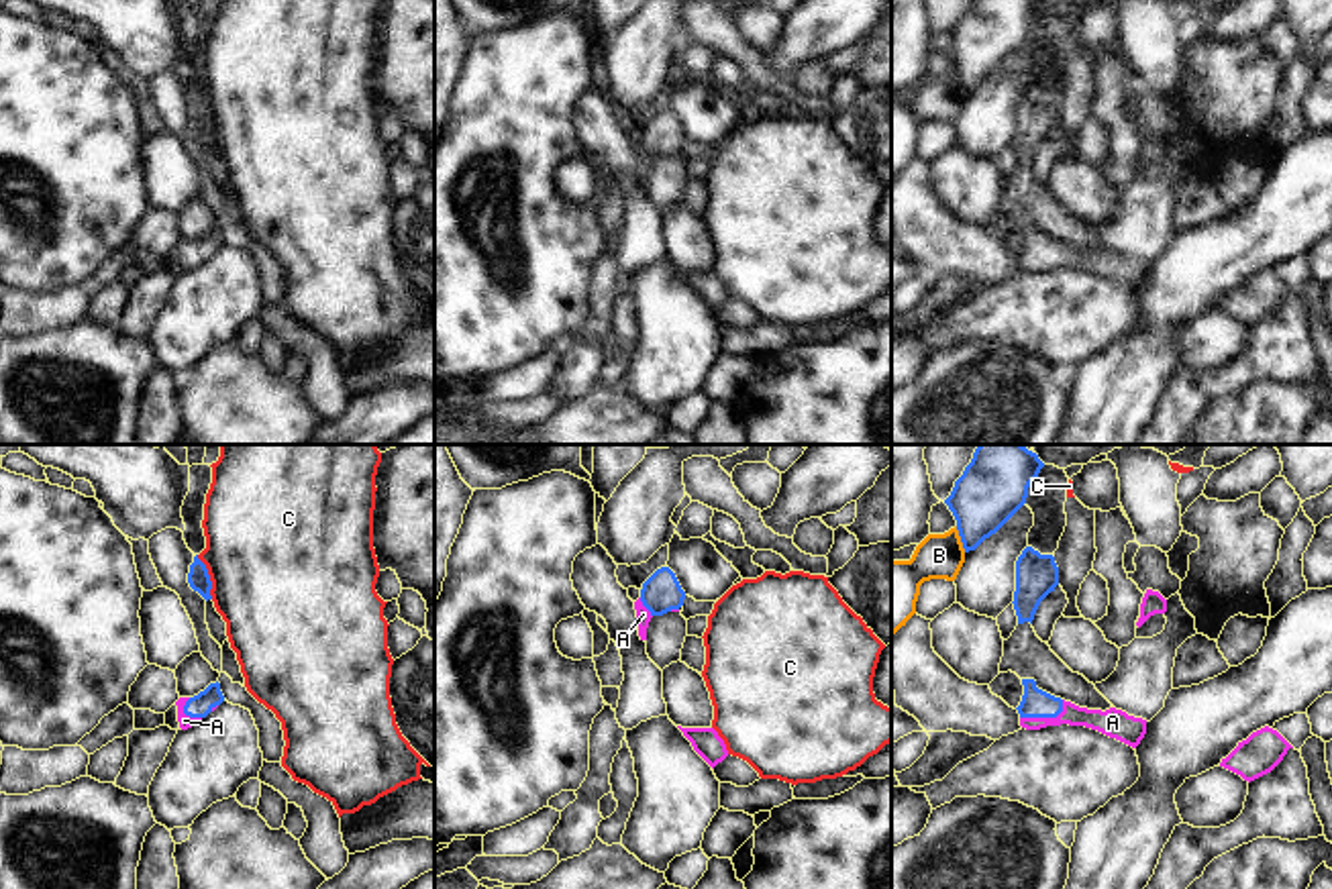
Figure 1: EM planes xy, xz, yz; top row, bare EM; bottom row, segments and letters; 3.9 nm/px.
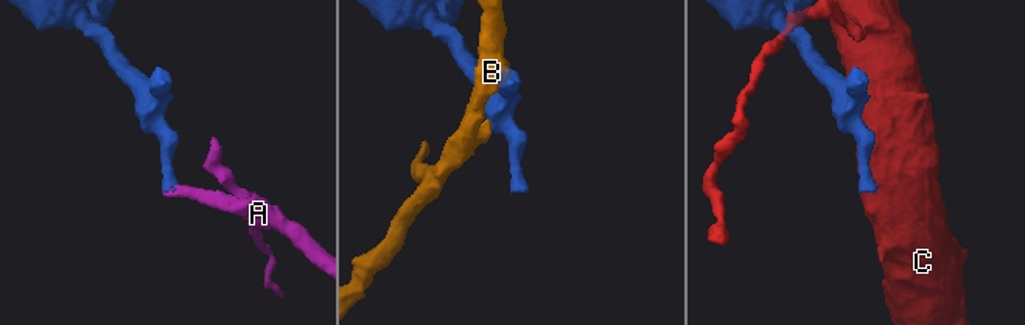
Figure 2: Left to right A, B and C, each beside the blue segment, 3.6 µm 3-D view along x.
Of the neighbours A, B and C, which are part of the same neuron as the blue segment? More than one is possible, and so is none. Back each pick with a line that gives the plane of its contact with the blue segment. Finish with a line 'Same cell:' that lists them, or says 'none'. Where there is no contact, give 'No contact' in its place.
A: Touches blue in yz
Same cell: A.

